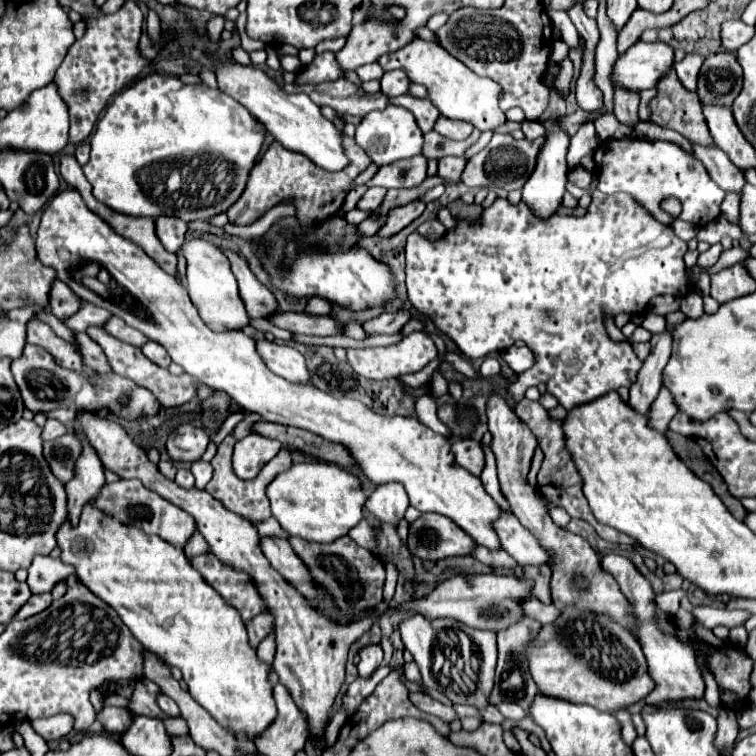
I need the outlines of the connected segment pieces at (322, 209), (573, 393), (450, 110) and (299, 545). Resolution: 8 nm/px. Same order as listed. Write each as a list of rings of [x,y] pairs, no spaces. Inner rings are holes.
[[[342,137],[342,147],[344,153],[348,155],[350,163],[336,171],[324,171],[320,167],[316,167],[312,161],[308,161],[308,157],[304,157],[302,153],[284,149],[282,143],[274,141],[268,151],[262,155],[262,161],[258,161],[248,177],[248,185],[244,189],[244,193],[240,195],[240,199],[228,209],[228,217],[230,223],[234,225],[250,225],[254,223],[260,215],[264,215],[270,207],[274,207],[278,201],[282,201],[284,197],[294,197],[294,205],[298,209],[298,219],[302,227],[310,227],[316,223],[322,223],[324,219],[332,217],[332,213],[336,213],[346,197],[346,193],[352,189],[354,179],[368,169],[368,165],[372,163],[372,159],[356,145],[356,141],[352,137]]]
[[[594,191],[592,195],[592,203],[586,211],[584,217],[560,217],[560,215],[552,215],[548,219],[540,219],[524,201],[520,201],[518,205],[512,205],[508,199],[498,197],[490,207],[486,207],[480,215],[480,219],[466,221],[466,219],[458,219],[458,225],[454,229],[448,229],[442,237],[438,239],[426,239],[422,237],[418,231],[410,233],[408,243],[406,243],[406,287],[408,287],[408,299],[412,303],[412,307],[428,317],[436,329],[440,333],[444,333],[446,337],[450,337],[458,349],[462,351],[462,355],[466,359],[478,359],[478,357],[486,357],[486,353],[500,353],[504,349],[508,349],[510,345],[514,345],[516,341],[524,341],[534,353],[536,353],[536,365],[530,370],[518,375],[507,389],[507,393],[511,395],[517,402],[522,400],[524,393],[528,387],[538,385],[538,383],[546,383],[548,385],[548,393],[552,393],[558,403],[564,409],[572,409],[574,405],[580,405],[584,401],[592,401],[612,389],[620,389],[622,385],[630,387],[630,383],[634,381],[638,369],[640,369],[640,359],[634,355],[632,347],[628,343],[614,343],[608,339],[606,335],[606,327],[604,327],[604,315],[616,315],[616,313],[644,313],[646,305],[650,303],[652,297],[656,295],[664,295],[664,293],[672,293],[672,295],[686,295],[690,291],[688,283],[686,283],[686,265],[684,265],[684,253],[688,249],[688,243],[682,241],[680,237],[674,235],[670,225],[662,225],[660,221],[656,221],[632,195],[628,193],[614,193],[614,195],[606,195],[600,191]]]
[[[424,39],[412,41],[398,51],[380,55],[378,65],[384,71],[402,69],[402,71],[406,71],[406,75],[410,77],[412,83],[426,85],[430,101],[438,107],[438,111],[444,117],[470,121],[480,131],[494,131],[496,127],[500,127],[506,121],[504,113],[498,107],[500,87],[492,79],[484,79],[484,77],[476,75],[472,69],[468,69],[464,63],[460,63],[456,57],[452,57],[438,43],[430,43]]]
[[[348,535],[332,541],[332,545],[320,545],[312,541],[304,541],[300,537],[290,537],[288,539],[296,555],[306,563],[310,569],[312,577],[332,593],[336,605],[346,613],[346,615],[356,615],[364,609],[374,607],[378,601],[382,601],[382,585],[386,579],[384,563],[370,553],[368,549],[356,545]]]

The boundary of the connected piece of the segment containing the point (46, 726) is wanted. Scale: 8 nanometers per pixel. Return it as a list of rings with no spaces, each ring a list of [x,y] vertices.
[[[60,713],[54,717],[48,717],[48,719],[36,719],[36,721],[32,721],[32,727],[46,741],[54,741],[54,739],[64,737],[73,729],[73,718],[67,713]]]

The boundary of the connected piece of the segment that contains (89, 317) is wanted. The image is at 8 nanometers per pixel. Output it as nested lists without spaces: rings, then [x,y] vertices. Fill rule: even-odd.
[[[84,303],[82,309],[76,311],[76,315],[68,317],[68,321],[64,321],[64,325],[72,331],[86,331],[88,325],[102,325],[104,317],[112,317],[106,309],[94,307],[90,303]]]

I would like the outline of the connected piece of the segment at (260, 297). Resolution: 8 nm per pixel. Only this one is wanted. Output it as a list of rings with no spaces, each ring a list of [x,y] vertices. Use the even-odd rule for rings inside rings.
[[[224,251],[224,255],[230,259],[230,267],[232,267],[232,273],[238,281],[240,297],[244,301],[244,307],[246,307],[248,315],[250,317],[268,317],[268,315],[272,315],[278,307],[272,291],[268,287],[264,287],[252,275],[252,271],[248,269],[248,263],[242,257],[238,257],[234,253],[228,253],[228,251]]]

